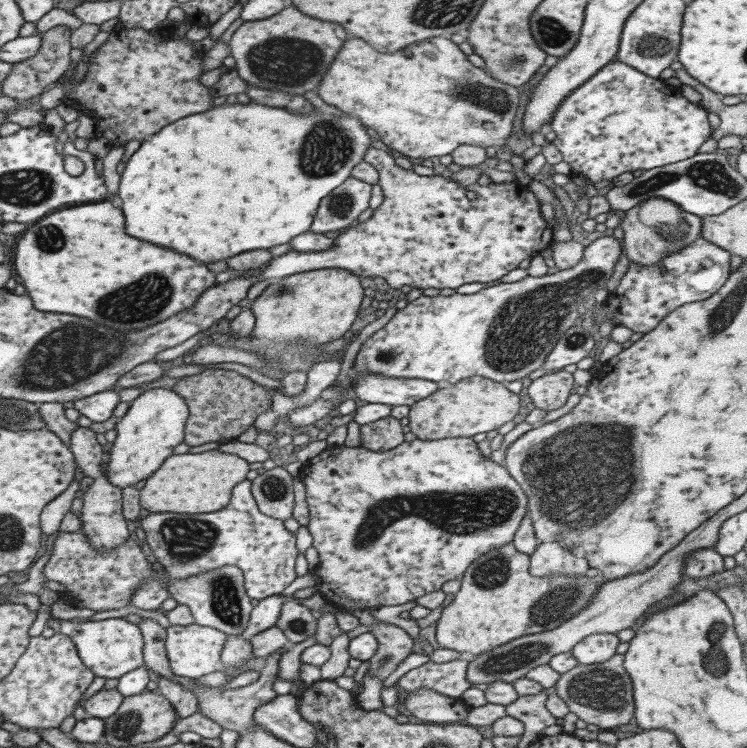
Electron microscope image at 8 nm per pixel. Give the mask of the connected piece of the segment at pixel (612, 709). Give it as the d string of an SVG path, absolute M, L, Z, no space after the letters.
M615 653L602 663L577 663L571 670L559 675L554 693L567 705L568 712L573 712L586 724L595 724L600 730L609 731L627 724L634 716L634 702L632 682L623 668L623 659L623 655Z

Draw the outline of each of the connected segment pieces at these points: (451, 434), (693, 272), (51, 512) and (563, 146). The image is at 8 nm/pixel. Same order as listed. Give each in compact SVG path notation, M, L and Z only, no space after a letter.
M470 376L455 384L443 384L433 394L422 398L408 408L408 426L410 431L419 440L439 440L441 438L471 437L473 434L495 430L509 422L519 410L519 397L509 391L506 384L483 378L482 376Z
M701 236L681 250L669 252L657 265L628 263L618 287L608 292L602 303L592 302L594 321L611 320L615 326L626 326L632 332L649 332L655 325L682 304L708 299L727 280L730 253Z
M73 479L73 482L71 482L59 496L53 498L53 500L42 509L39 522L41 533L45 534L45 536L48 537L57 531L61 518L68 512L72 500L76 497L76 491L79 489L79 486L79 482Z
M614 61L563 99L551 117L548 130L555 133L552 144L561 153L561 160L570 166L571 174L583 176L588 183L595 184L601 180L609 182L623 172L645 171L693 156L697 148L710 138L712 130L707 114L700 105L687 101L678 89L666 85L664 80L651 78Z

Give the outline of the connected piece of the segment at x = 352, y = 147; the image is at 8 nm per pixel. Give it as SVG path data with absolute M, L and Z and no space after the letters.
M252 101L246 104L224 103L212 106L209 110L198 112L195 115L175 120L141 141L120 174L116 194L121 200L121 212L125 216L125 232L133 238L139 238L139 240L163 246L163 248L171 248L171 250L185 254L203 265L225 261L240 252L268 249L271 246L289 243L294 236L307 232L319 201L350 176L351 169L355 164L363 161L363 153L370 147L369 143L372 140L370 138L369 141L365 131L365 127L359 123L359 119L347 112L343 112L343 116L340 117L331 114L331 112L317 110L314 110L311 115L293 116L293 114L287 114L284 108L281 110L281 108L257 104Z

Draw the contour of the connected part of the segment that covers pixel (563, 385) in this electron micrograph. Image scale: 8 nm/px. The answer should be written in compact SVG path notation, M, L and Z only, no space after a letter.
M559 370L534 378L527 386L527 396L534 408L555 410L564 404L573 392L575 384L571 373Z

